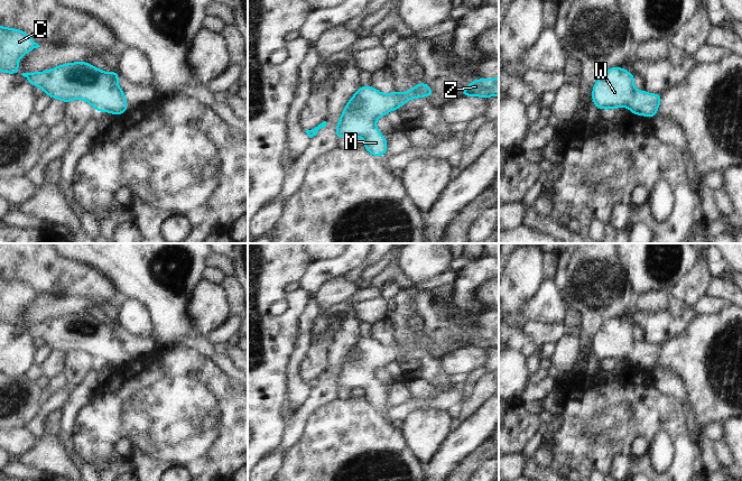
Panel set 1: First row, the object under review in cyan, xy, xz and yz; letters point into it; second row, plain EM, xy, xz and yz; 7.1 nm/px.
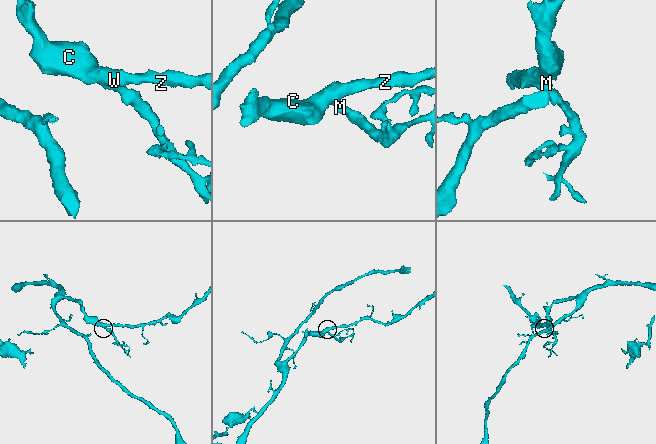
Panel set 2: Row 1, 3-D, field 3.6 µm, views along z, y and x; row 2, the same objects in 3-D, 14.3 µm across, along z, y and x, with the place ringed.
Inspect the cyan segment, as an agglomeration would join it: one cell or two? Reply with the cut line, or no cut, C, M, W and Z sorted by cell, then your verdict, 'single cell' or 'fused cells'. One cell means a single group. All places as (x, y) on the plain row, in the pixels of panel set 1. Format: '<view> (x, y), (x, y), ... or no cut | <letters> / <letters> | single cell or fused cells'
no cut | C M W Z | single cell

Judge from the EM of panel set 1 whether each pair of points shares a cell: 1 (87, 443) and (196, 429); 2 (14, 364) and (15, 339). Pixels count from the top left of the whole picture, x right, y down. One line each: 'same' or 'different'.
1: same
2: same

